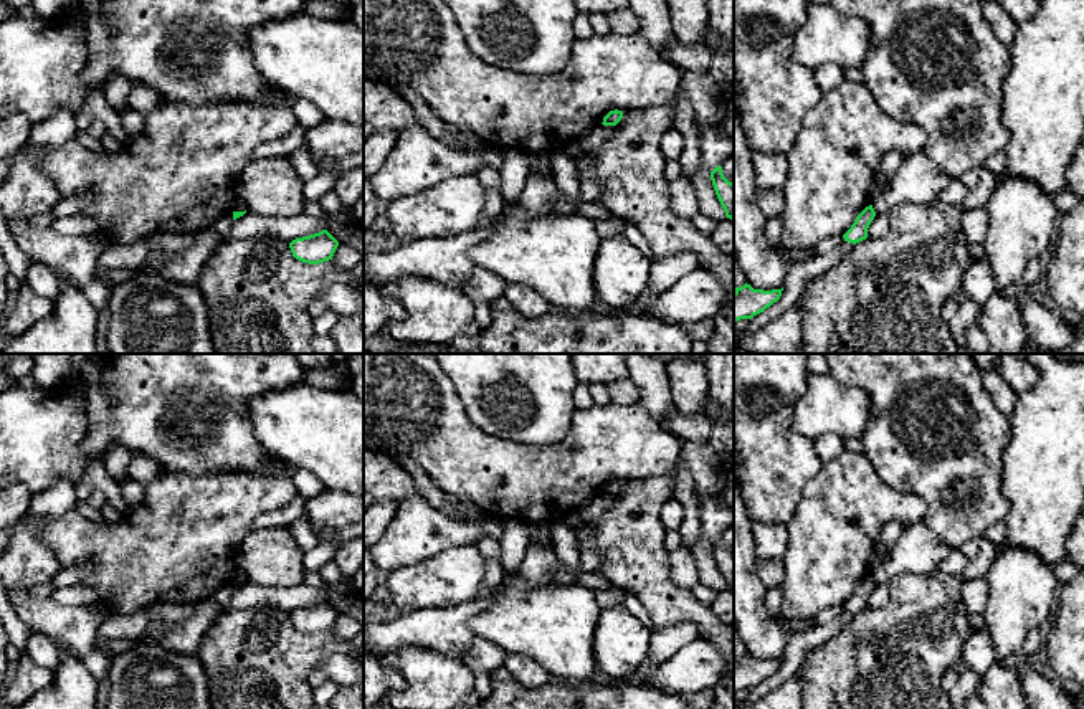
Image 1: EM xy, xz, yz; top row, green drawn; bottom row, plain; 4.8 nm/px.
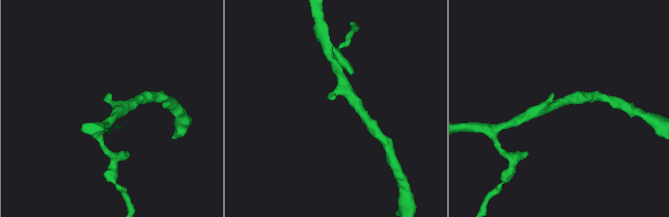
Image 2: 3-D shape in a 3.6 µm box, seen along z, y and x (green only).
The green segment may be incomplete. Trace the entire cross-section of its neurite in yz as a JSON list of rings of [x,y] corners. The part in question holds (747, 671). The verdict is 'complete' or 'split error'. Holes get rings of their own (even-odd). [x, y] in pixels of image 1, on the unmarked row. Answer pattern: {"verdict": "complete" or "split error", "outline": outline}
{"verdict": "complete", "outline": [[[750,654],[735,658],[734,661],[734,694],[740,689],[752,689],[754,686],[763,683],[782,666],[782,659],[754,659]]]}

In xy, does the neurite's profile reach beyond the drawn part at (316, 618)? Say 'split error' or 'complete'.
complete

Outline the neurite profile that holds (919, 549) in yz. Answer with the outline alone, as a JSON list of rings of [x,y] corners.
[[[912,522],[902,527],[889,560],[872,578],[887,583],[899,573],[937,572],[948,552],[950,547],[925,522]]]

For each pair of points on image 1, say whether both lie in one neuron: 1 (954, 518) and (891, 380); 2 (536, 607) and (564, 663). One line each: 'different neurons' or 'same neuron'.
1: same neuron
2: same neuron

